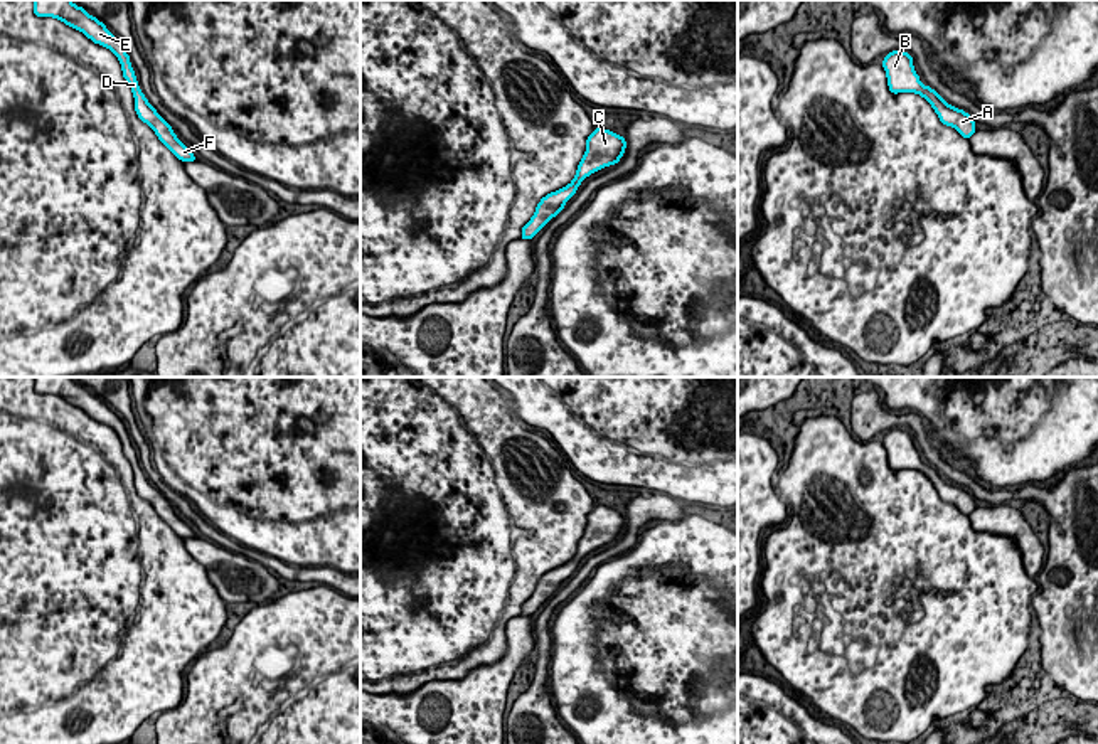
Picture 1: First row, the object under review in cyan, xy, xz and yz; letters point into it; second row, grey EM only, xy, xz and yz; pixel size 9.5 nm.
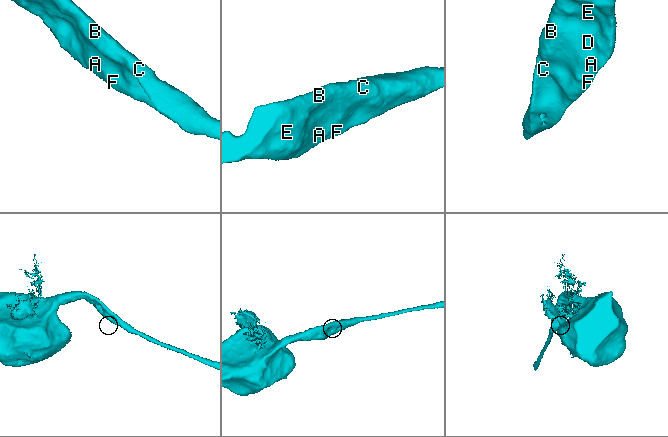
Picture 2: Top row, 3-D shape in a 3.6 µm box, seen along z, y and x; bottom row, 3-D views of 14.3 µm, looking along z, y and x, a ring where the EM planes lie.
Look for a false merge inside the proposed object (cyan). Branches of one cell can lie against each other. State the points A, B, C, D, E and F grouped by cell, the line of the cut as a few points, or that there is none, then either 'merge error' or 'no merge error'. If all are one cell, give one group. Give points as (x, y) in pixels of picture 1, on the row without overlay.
groups A B C D E F; cut none; no merge error

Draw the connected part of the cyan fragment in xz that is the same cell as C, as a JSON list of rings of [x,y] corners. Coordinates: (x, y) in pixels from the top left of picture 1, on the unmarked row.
[[[594,505],[586,520],[584,534],[578,542],[573,559],[541,576],[532,596],[522,604],[520,616],[532,616],[546,599],[564,586],[564,581],[576,571],[579,561],[588,552],[618,540],[626,525],[623,513],[605,505]]]

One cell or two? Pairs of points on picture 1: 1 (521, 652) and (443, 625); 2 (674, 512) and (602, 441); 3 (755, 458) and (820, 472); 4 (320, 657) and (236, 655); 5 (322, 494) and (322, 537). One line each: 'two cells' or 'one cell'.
1: two cells
2: two cells
3: two cells
4: one cell
5: one cell

